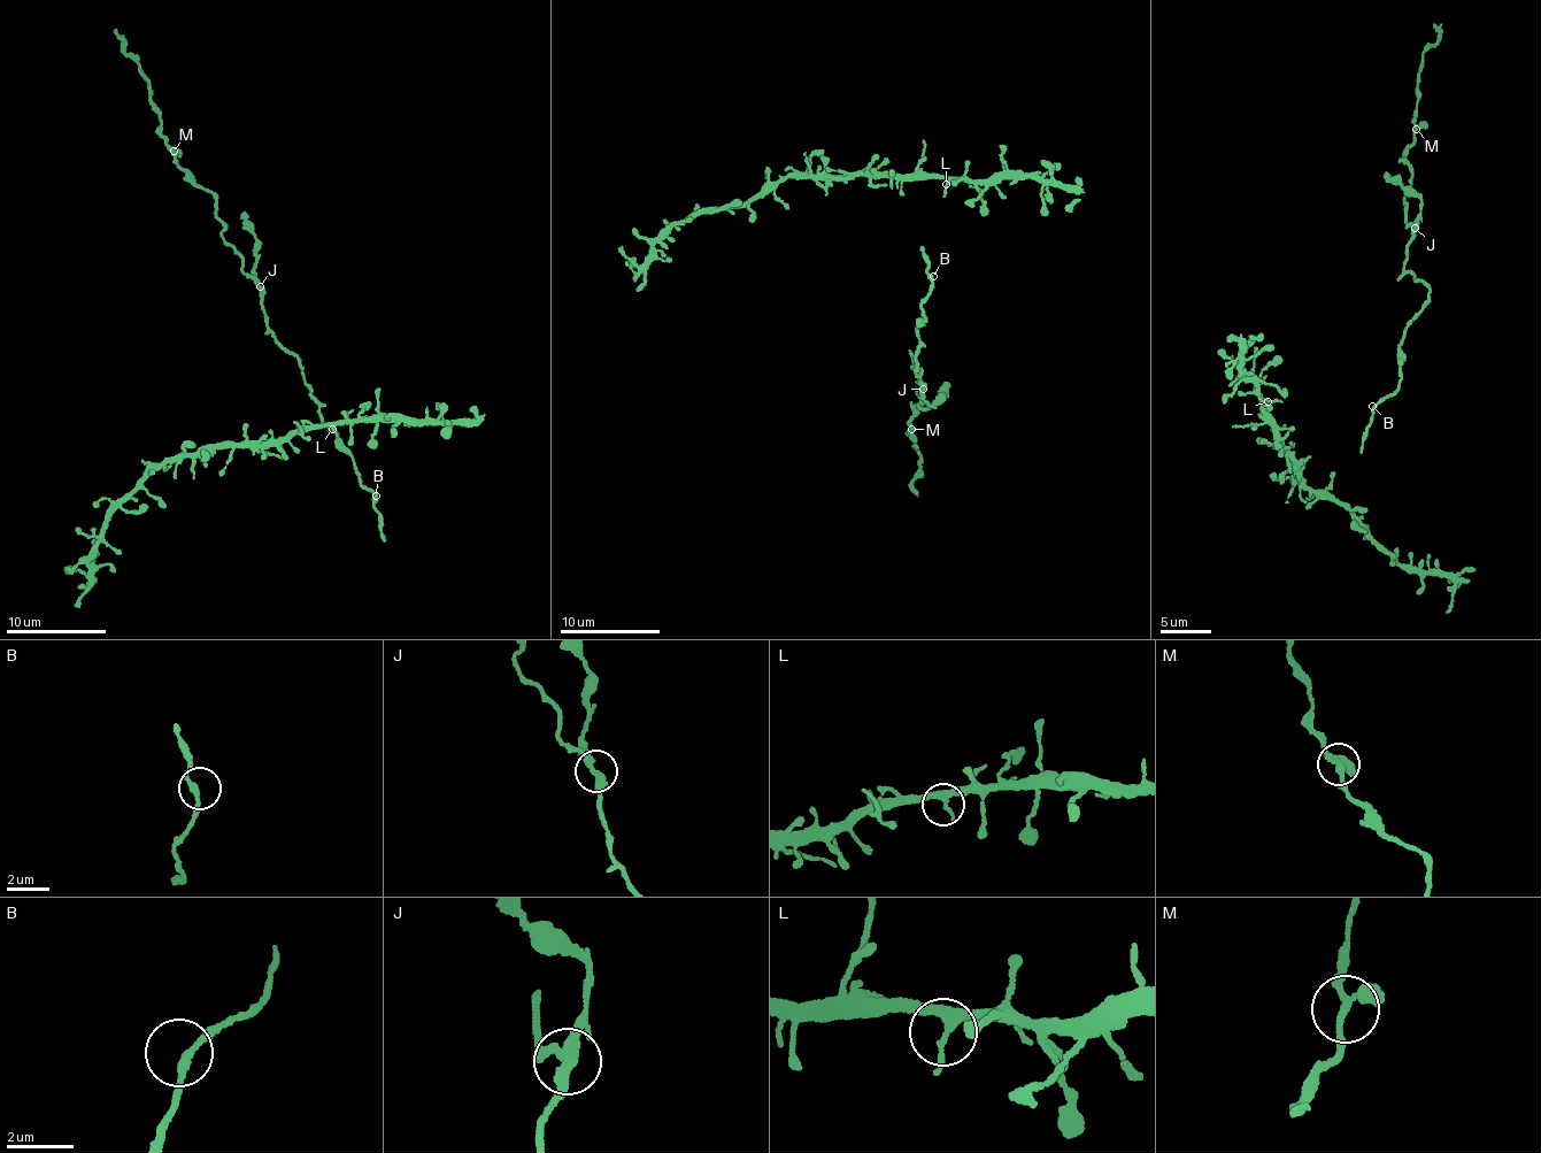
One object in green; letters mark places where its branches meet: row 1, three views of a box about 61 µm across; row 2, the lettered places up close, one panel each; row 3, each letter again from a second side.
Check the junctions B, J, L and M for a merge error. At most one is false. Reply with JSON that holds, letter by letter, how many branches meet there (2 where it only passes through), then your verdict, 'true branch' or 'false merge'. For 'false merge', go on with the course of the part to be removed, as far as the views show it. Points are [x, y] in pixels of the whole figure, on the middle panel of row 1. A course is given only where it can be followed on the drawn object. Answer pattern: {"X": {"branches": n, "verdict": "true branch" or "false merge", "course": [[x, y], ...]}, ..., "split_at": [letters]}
{"B": {"branches": 2, "verdict": "true branch"}, "J": {"branches": 3, "verdict": "false merge", "course": [[923, 389], [931, 406], [942, 396], [946, 384]]}, "L": {"branches": 3, "verdict": "true branch"}, "M": {"branches": 3, "verdict": "true branch"}, "split_at": ["J"]}

